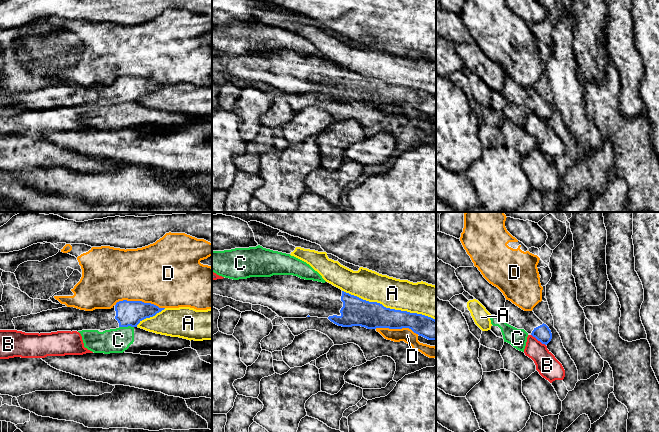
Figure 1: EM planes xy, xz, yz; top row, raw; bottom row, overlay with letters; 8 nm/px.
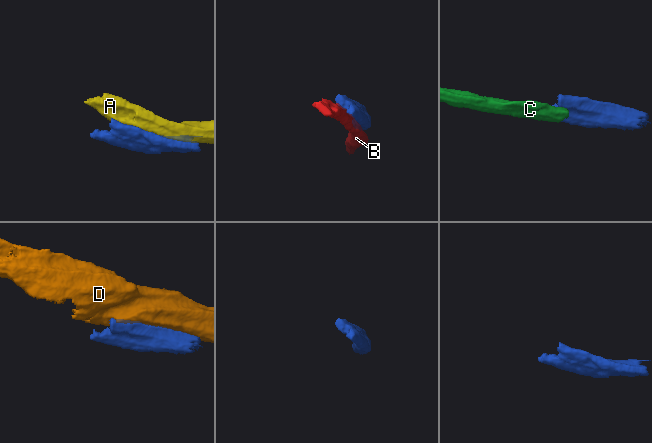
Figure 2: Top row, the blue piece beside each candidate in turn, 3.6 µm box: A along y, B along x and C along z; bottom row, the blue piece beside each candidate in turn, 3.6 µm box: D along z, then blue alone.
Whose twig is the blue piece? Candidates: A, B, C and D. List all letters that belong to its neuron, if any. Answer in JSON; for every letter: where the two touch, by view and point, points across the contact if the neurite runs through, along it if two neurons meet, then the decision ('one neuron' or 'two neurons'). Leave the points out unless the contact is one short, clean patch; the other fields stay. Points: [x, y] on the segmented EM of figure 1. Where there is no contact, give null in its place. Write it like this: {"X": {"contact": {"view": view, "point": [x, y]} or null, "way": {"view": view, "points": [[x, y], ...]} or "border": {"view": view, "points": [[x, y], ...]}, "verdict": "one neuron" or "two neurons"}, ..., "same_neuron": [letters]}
{"A": {"contact": {"view": "xz", "point": [389, 308]}, "verdict": "two neurons"}, "B": {"contact": {"view": "yz", "point": [538, 340]}, "verdict": "two neurons"}, "C": {"contact": {"view": "xy", "point": [126, 326]}, "border": {"view": "xy", "points": [[133, 326], [119, 327]]}, "verdict": "two neurons"}, "D": {"contact": {"view": "xy", "point": [140, 301]}, "verdict": "two neurons"}, "same_neuron": []}

